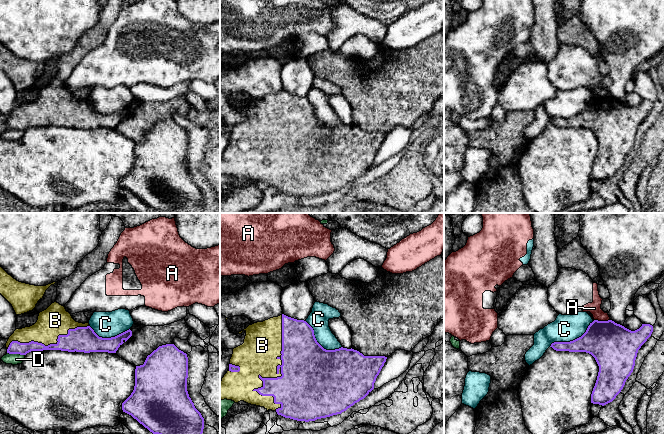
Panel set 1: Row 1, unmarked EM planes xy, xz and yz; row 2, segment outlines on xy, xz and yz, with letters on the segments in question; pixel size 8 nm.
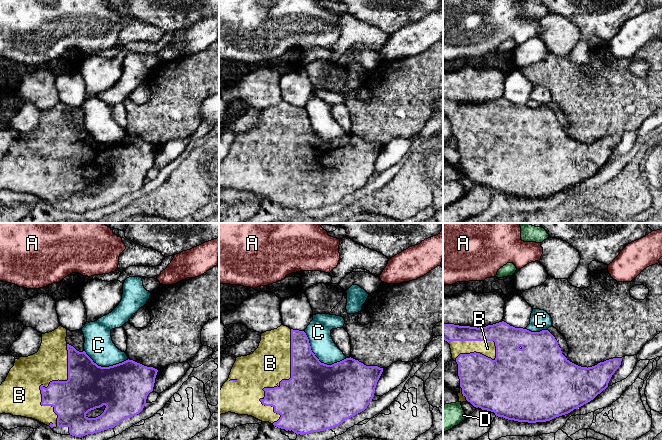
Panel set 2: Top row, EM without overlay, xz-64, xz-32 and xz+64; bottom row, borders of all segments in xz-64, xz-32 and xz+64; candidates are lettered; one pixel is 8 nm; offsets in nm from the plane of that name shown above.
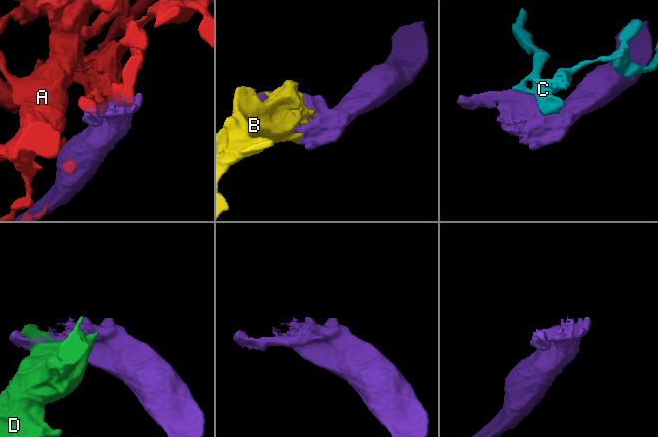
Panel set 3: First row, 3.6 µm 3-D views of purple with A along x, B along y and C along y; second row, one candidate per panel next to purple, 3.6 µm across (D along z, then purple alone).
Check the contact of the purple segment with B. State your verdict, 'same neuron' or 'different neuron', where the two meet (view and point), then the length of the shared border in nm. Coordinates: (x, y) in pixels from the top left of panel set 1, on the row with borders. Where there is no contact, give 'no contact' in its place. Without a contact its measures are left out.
same neuron; contact xz (278, 377); length 750 nm

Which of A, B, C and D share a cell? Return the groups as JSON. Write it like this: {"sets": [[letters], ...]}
{"sets": [["A", "C"], ["B"], ["D"]]}

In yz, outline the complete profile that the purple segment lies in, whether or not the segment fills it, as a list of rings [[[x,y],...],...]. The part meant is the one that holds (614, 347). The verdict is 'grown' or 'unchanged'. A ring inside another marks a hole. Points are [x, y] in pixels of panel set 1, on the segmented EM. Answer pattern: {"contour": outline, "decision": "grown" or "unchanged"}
{"contour": [[[594,320],[581,337],[570,342],[554,342],[550,347],[556,351],[586,352],[595,358],[599,372],[591,394],[591,403],[604,406],[612,402],[623,389],[633,372],[638,350],[652,332],[653,326],[650,324],[642,324],[639,329],[631,331],[612,320]]], "decision": "unchanged"}

